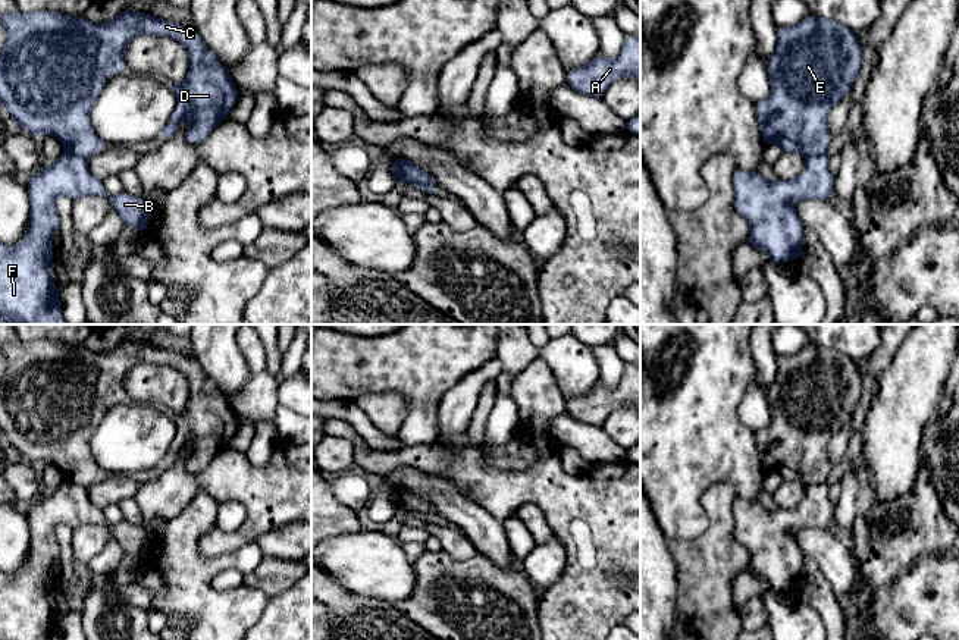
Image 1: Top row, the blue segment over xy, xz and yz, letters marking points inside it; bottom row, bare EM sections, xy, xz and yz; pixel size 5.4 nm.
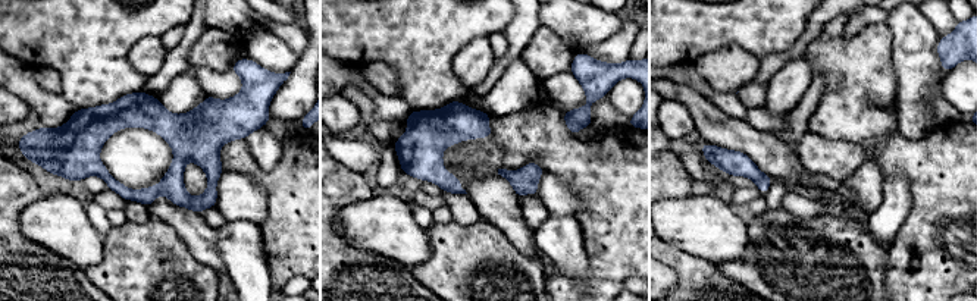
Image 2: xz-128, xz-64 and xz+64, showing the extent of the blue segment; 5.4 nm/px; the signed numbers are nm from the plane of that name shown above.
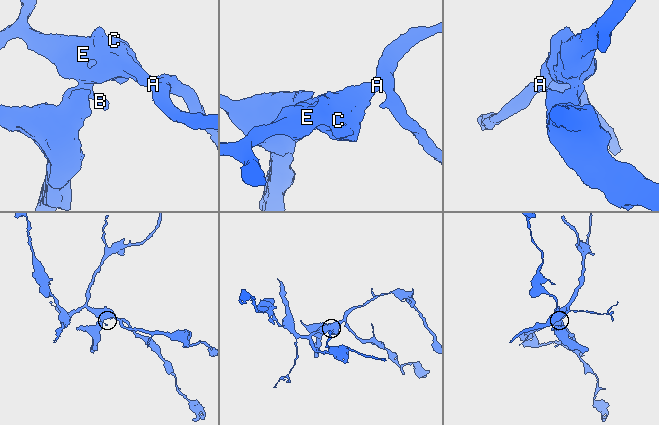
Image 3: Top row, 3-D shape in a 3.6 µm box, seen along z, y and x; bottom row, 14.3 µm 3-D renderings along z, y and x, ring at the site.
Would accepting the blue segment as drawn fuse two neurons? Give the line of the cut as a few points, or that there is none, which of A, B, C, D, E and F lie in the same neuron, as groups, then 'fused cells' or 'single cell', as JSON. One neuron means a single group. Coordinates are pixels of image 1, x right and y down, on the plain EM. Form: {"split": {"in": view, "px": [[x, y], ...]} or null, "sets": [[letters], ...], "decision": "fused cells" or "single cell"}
{"split": {"in": "xz", "px": [[395, 488], [403, 493], [410, 511]]}, "sets": [["A", "C", "D", "E"], ["B", "F"]], "decision": "fused cells"}

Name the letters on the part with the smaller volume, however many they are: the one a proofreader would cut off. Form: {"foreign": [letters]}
{"foreign": ["B", "F"]}

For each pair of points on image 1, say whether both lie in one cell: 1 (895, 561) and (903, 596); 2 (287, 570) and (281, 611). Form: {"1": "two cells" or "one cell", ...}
{"1": "two cells", "2": "two cells"}

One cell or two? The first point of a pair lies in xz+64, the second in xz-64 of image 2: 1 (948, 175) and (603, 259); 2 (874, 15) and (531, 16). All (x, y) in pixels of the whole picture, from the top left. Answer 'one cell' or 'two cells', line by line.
1: one cell
2: one cell

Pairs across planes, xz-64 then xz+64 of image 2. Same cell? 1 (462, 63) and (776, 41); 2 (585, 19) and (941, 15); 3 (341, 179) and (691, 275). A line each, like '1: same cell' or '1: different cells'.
1: different cells
2: different cells
3: same cell

